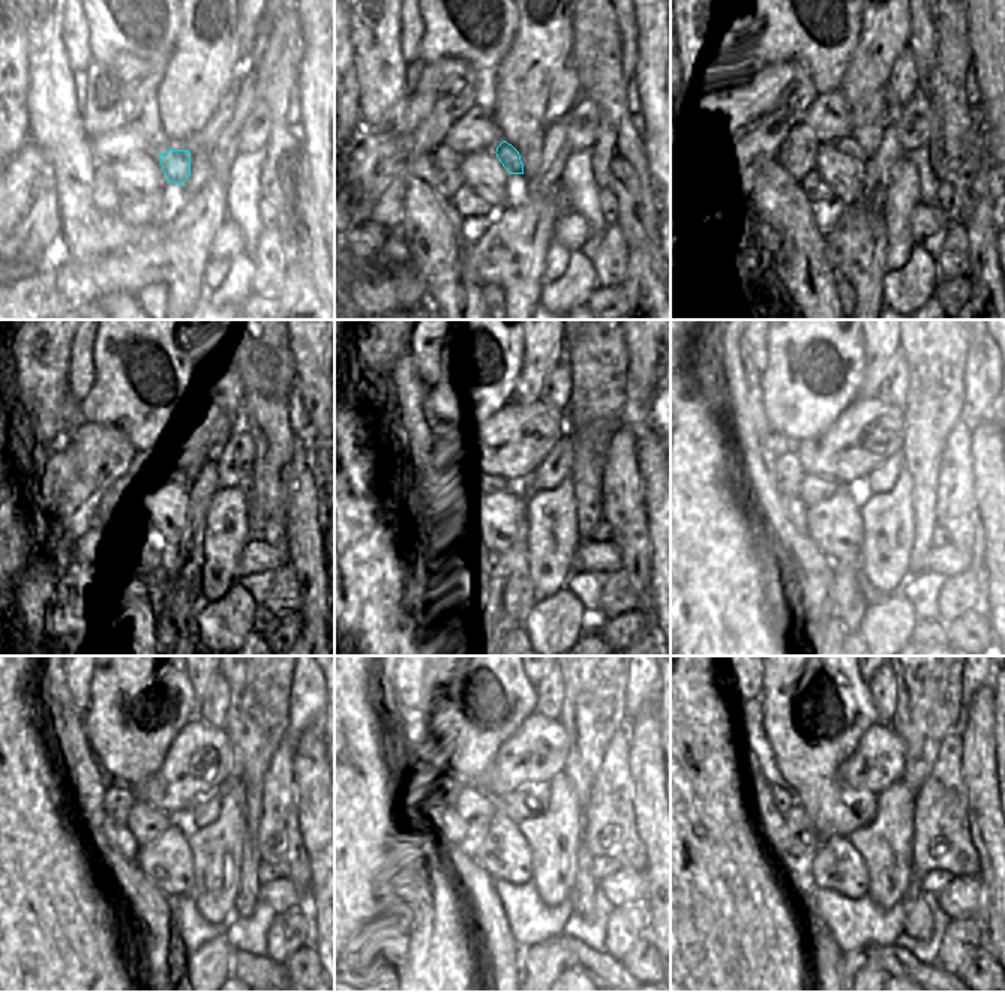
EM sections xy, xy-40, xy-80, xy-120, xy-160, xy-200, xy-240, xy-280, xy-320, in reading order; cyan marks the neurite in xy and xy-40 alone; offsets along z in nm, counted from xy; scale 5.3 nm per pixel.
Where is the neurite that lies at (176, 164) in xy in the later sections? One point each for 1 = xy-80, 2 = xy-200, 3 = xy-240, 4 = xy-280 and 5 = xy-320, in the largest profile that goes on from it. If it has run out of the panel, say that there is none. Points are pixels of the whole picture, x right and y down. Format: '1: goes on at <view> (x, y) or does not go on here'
1: goes on at xy-80 (848, 146)
2: goes on at xy-200 (813, 489)
3: goes on at xy-240 (144, 823)
4: goes on at xy-280 (473, 821)
5: goes on at xy-320 (797, 841)

